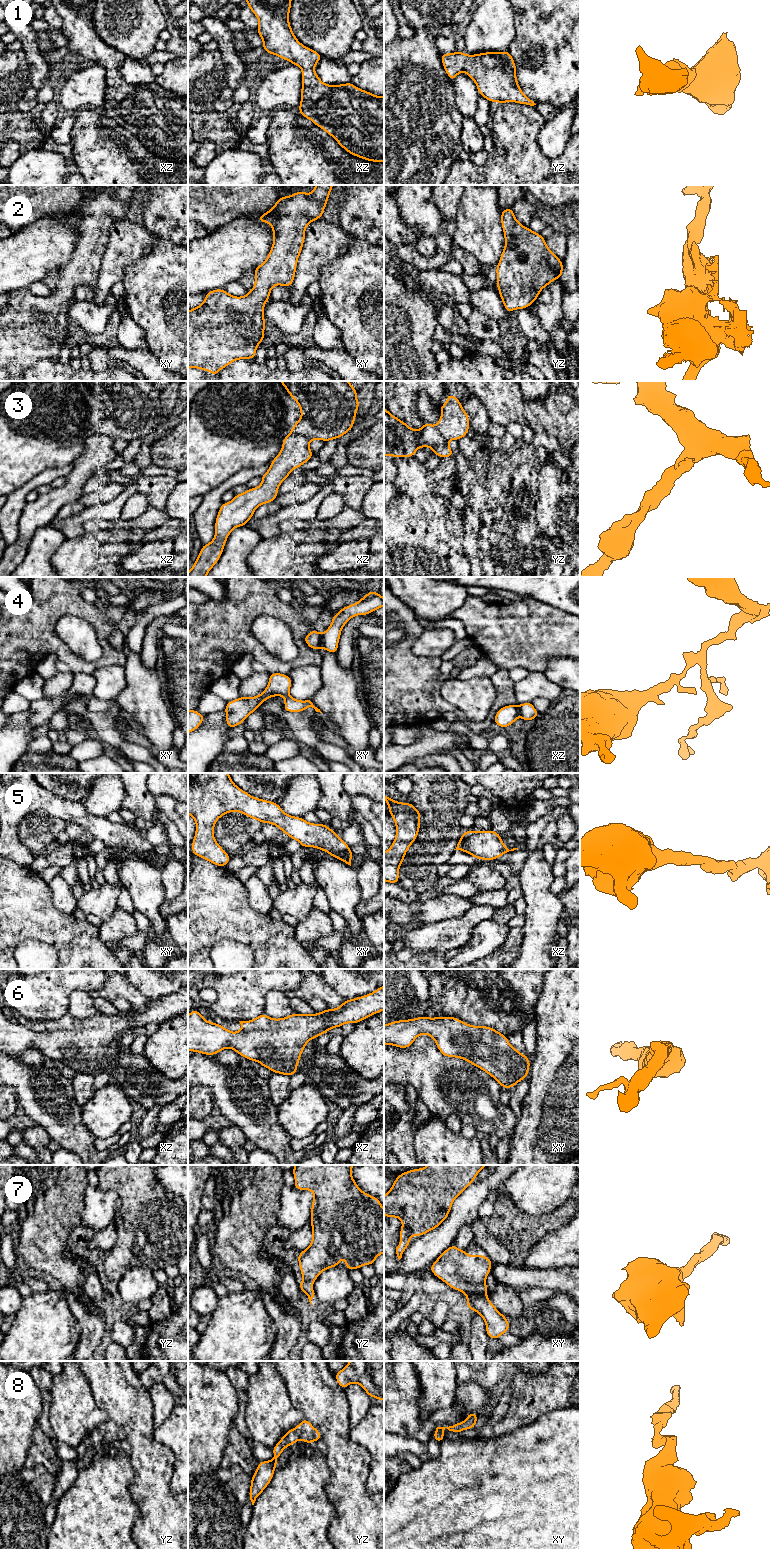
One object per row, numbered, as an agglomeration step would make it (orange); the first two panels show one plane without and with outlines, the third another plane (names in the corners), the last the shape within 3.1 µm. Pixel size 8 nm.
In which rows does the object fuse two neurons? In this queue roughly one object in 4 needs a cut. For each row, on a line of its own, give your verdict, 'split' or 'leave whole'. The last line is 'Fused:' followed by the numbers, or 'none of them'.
1: leave whole
2: leave whole
3: split
4: split
5: leave whole
6: leave whole
7: leave whole
8: leave whole
Fused: 3, 4

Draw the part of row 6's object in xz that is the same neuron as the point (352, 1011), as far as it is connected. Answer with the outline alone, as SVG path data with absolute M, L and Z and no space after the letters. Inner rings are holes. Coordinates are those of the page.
M384 985L367 995L345 1000L336 1009L328 1008L317 1014L308 1015L294 1013L284 1018L274 1019L263 1013L253 1020L239 1021L242 1029L238 1032L231 1032L215 1022L206 1021L199 1011L194 1008L188 1015L188 1050L212 1056L228 1047L250 1061L259 1062L261 1066L268 1068L273 1073L291 1076L298 1072L297 1065L301 1060L300 1055L311 1039L315 1037L318 1038L332 1028L340 1028L343 1024L356 1024L382 1010L384 1010Z

